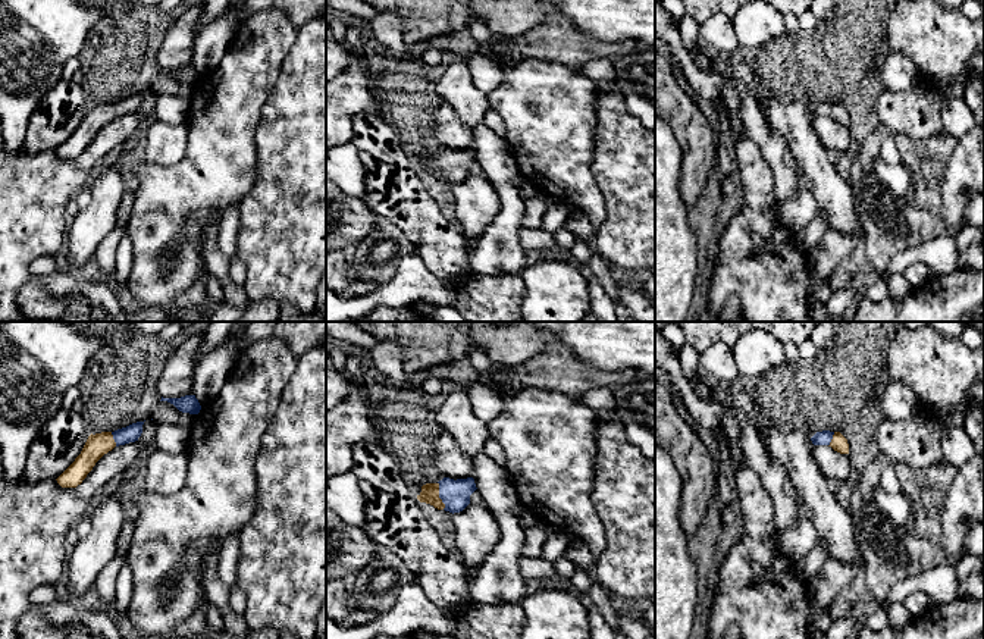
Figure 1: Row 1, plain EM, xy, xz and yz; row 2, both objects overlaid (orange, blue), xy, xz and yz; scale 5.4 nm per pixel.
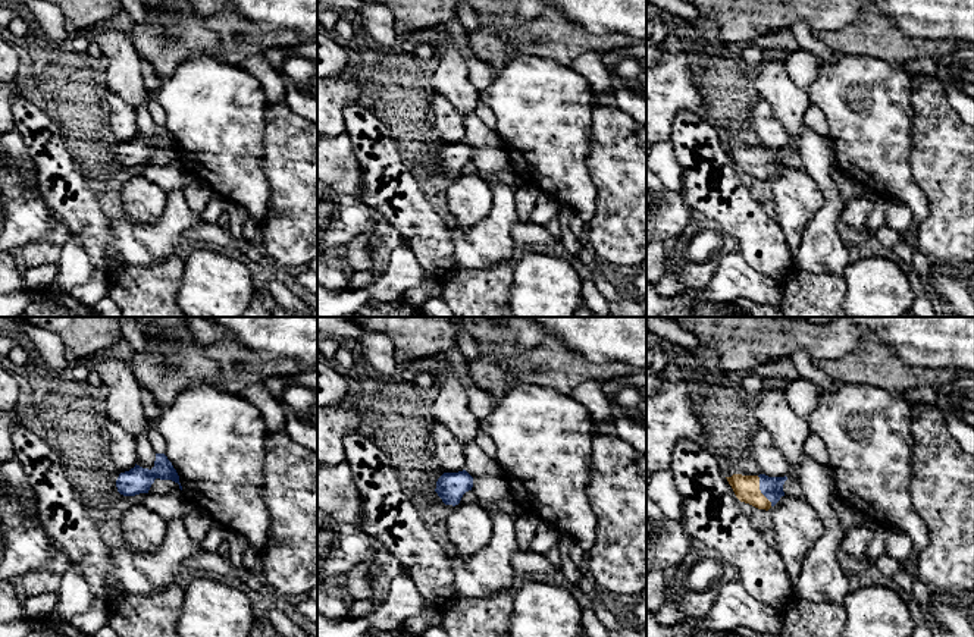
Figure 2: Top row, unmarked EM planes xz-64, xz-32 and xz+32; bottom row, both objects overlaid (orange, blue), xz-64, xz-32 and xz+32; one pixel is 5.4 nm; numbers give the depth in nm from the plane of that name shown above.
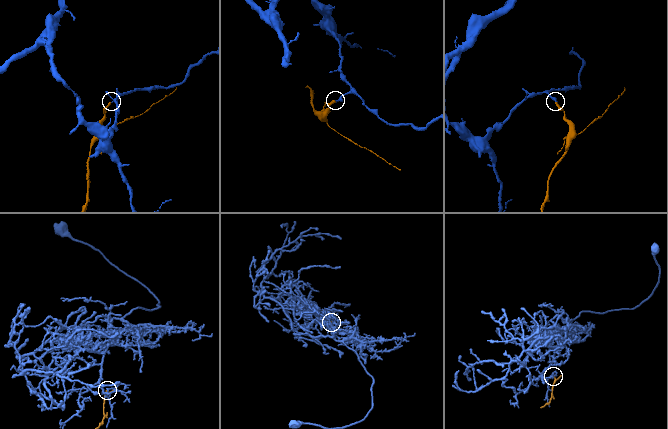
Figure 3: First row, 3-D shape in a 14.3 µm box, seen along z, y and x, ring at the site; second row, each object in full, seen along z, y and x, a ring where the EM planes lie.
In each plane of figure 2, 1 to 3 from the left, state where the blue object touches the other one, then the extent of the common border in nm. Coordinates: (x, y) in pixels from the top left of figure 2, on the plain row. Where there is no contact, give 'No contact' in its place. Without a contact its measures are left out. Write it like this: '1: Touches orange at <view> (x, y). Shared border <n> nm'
1: No contact
2: No contact
3: Touches orange at xz+32 (760, 162). Shared border 190 nm

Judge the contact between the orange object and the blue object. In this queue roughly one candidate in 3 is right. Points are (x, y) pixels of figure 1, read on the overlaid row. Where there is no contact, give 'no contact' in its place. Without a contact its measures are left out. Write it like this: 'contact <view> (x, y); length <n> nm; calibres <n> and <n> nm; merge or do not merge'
contact xz (438, 495); length 160 nm; calibres 100 and 160 nm; merge

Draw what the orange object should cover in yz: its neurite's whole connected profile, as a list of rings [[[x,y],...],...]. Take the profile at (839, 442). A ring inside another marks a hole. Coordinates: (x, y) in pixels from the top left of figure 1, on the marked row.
[[[817,432],[811,441],[814,445],[828,445],[840,454],[849,454],[847,439],[840,432]]]

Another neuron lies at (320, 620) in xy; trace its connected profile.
[[[326,601],[322,604],[316,617],[316,630],[311,639],[326,639]]]

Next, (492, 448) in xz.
[[[489,438],[483,445],[483,452],[496,464],[505,466],[505,450],[496,439]]]

